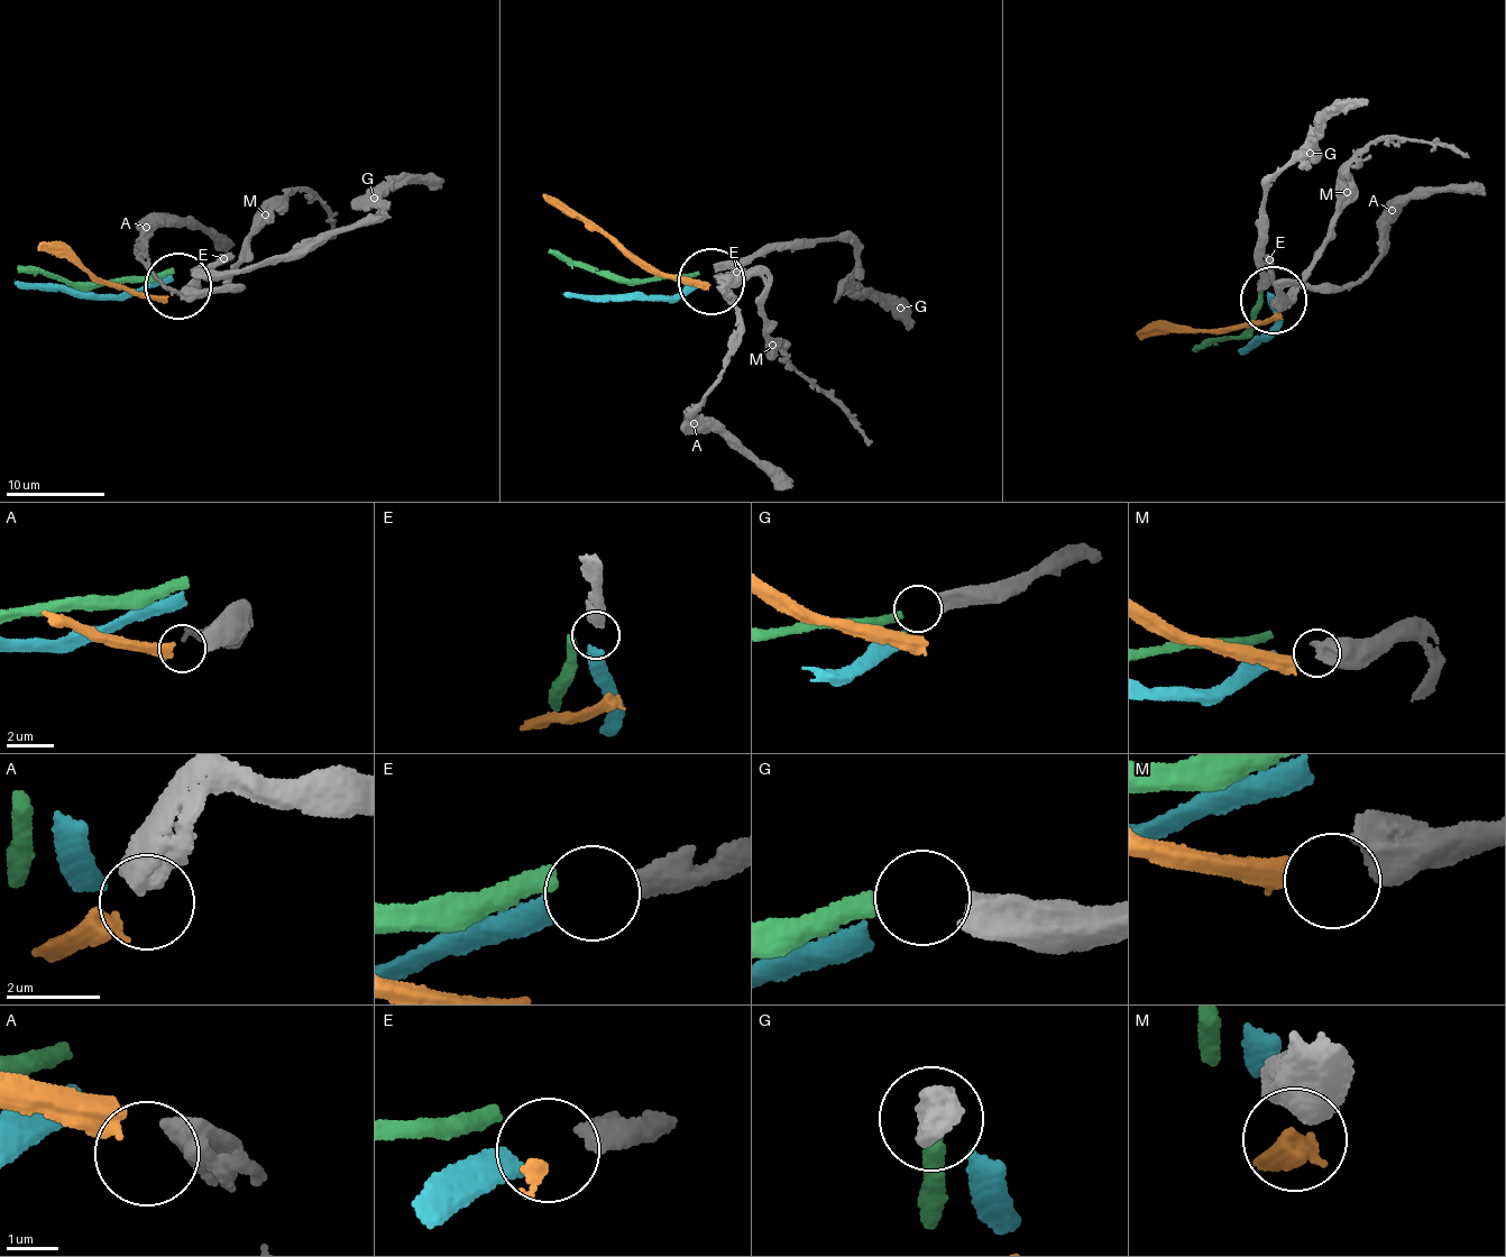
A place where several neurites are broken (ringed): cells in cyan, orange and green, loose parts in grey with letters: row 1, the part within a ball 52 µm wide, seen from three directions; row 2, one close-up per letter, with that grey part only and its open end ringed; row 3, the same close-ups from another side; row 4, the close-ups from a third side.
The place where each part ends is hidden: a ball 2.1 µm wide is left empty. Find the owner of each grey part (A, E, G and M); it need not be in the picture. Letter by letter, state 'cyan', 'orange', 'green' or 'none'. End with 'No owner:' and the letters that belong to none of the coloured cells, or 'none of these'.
A: orange
E: cyan
G: green
M: none
No owner: M

